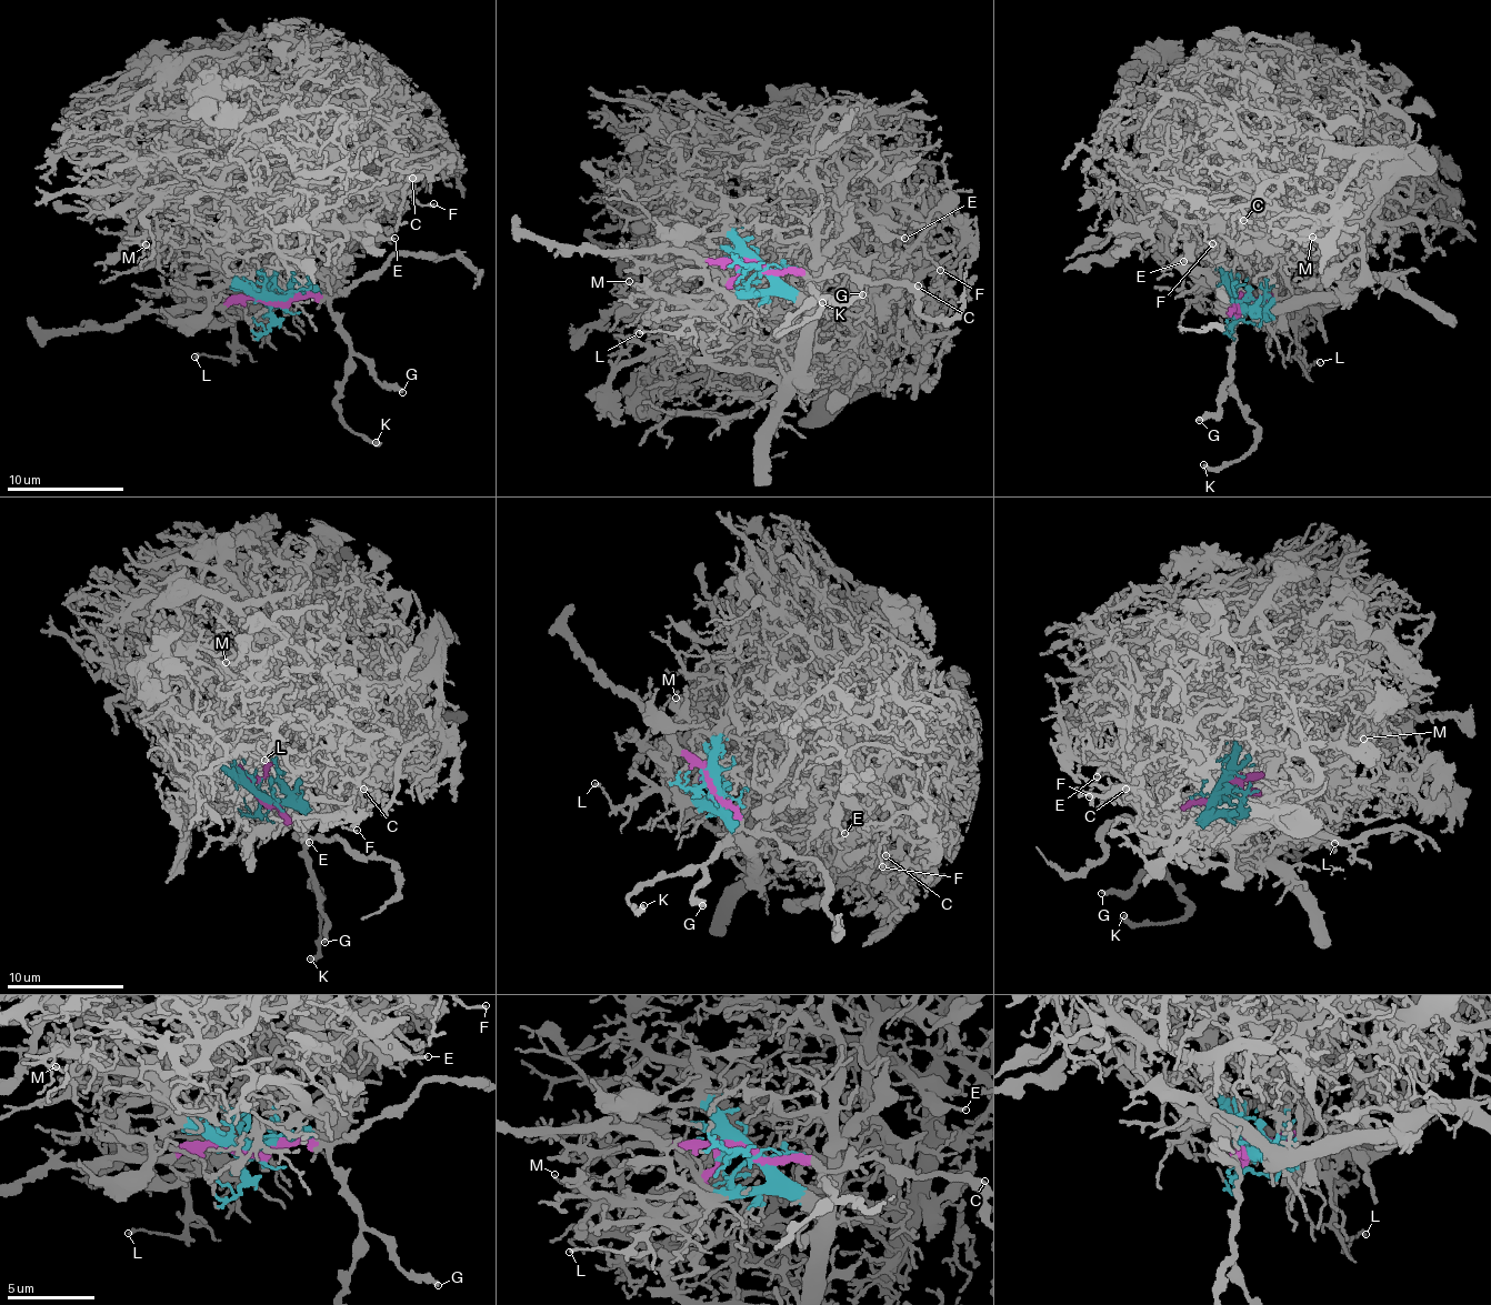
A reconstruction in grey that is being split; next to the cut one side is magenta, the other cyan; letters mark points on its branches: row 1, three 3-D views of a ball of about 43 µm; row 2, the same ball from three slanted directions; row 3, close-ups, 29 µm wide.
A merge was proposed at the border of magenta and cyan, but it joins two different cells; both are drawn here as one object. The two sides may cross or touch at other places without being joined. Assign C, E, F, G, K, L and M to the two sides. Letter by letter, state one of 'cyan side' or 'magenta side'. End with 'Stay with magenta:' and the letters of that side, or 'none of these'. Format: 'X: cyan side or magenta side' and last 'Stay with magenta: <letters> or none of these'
C: cyan side
E: cyan side
F: cyan side
G: magenta side
K: magenta side
L: cyan side
M: cyan side
Stay with magenta: G, K

